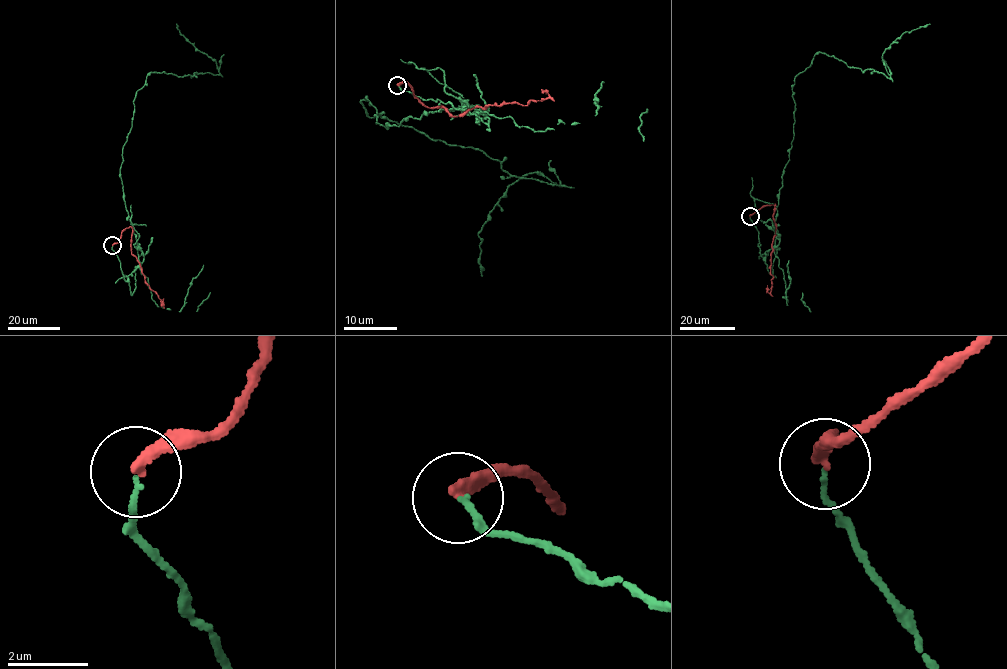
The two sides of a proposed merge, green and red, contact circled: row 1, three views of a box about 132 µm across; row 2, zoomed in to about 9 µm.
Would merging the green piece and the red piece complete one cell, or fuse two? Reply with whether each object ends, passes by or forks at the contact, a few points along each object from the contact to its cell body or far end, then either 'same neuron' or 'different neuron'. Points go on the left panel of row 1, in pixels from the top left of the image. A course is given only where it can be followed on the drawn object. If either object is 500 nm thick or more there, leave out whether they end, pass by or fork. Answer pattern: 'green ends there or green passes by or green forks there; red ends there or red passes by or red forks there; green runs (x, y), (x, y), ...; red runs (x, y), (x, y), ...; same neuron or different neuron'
green ends there; red ends there; green runs (112, 246), (127, 280), (139, 263), (120, 167), (137, 90), (150, 72), (219, 73), (176, 23); red runs (112, 245), (126, 228), (131, 227), (131, 253), (145, 283), (163, 306), (164, 298); different neuron

